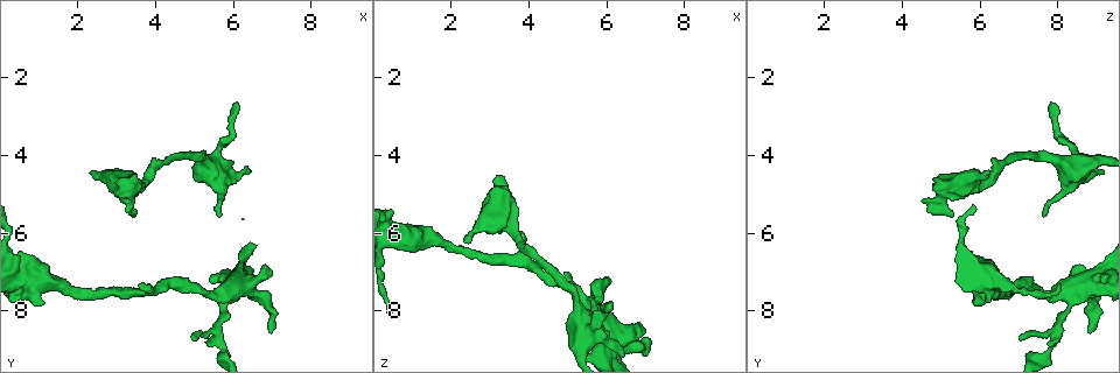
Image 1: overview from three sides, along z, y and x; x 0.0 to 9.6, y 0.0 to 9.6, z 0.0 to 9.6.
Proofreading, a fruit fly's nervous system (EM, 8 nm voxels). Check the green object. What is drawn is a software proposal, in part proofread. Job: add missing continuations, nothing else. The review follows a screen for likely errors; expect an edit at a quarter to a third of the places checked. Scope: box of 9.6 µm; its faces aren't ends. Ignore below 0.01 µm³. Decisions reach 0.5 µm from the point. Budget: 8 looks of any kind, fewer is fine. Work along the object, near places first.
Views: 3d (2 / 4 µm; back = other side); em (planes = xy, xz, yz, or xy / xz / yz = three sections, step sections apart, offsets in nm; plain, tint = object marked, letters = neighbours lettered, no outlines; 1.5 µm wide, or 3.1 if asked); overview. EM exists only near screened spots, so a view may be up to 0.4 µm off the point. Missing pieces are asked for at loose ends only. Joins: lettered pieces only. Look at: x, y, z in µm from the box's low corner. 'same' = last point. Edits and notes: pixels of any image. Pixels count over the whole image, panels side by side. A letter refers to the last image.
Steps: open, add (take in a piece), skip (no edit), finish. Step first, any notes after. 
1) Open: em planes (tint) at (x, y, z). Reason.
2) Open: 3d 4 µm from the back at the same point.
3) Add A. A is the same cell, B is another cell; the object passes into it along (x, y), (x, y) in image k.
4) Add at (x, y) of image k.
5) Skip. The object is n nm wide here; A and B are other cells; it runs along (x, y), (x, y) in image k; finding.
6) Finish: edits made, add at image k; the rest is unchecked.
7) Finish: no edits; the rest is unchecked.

Open: em planes (letters) at (7.00, 8.60, 8.70). Branch stops here.

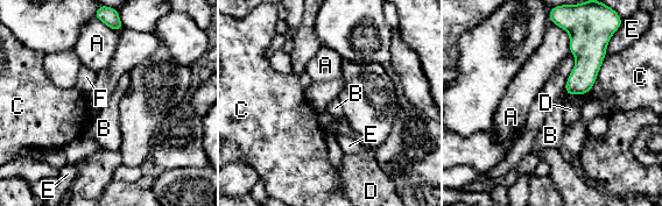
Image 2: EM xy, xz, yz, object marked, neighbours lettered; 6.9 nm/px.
Skip. A, B, C, D, E and F are other cells; a border runs along (564, 90), (569, 94), (586, 94) in image 2; none of them fits.

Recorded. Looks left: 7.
Open: em planes (letters) at (5.05, 8.65, 7.00). An open end.

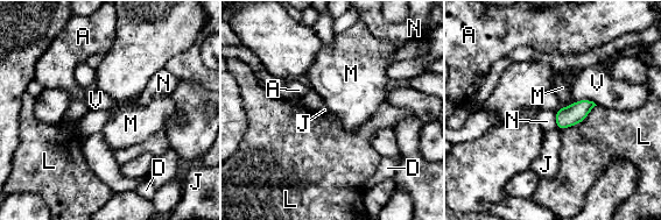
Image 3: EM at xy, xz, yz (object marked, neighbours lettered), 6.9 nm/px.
Skip. A, D, J, L, M, N and V are other cells; a border runs along (572, 103), (562, 107) in image 3; none of them fits.

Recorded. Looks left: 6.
Open: em yz step 4 (letters) at (3.25, 5.50, 4.70). Branch stops here.

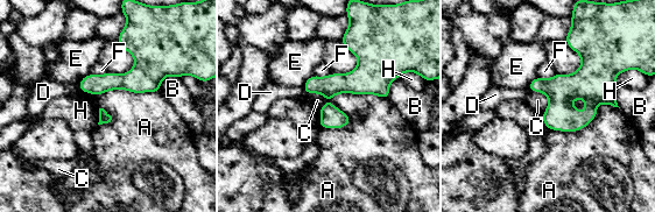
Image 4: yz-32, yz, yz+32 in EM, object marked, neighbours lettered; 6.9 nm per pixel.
Open: em xz step 8 (letters) at the same point. Cut it another way.

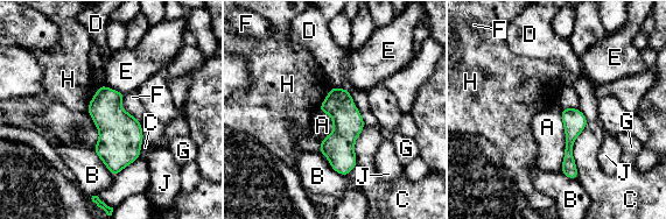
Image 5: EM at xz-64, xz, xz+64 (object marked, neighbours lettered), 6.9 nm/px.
Skip. A, B, C, D, E, F, G, H and J are other cells; it runs along (563, 111), (570, 118), (573, 172) in image 5; no lettered piece goes on from it.

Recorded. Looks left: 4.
Finish: no edits; the rest is unchecked.

